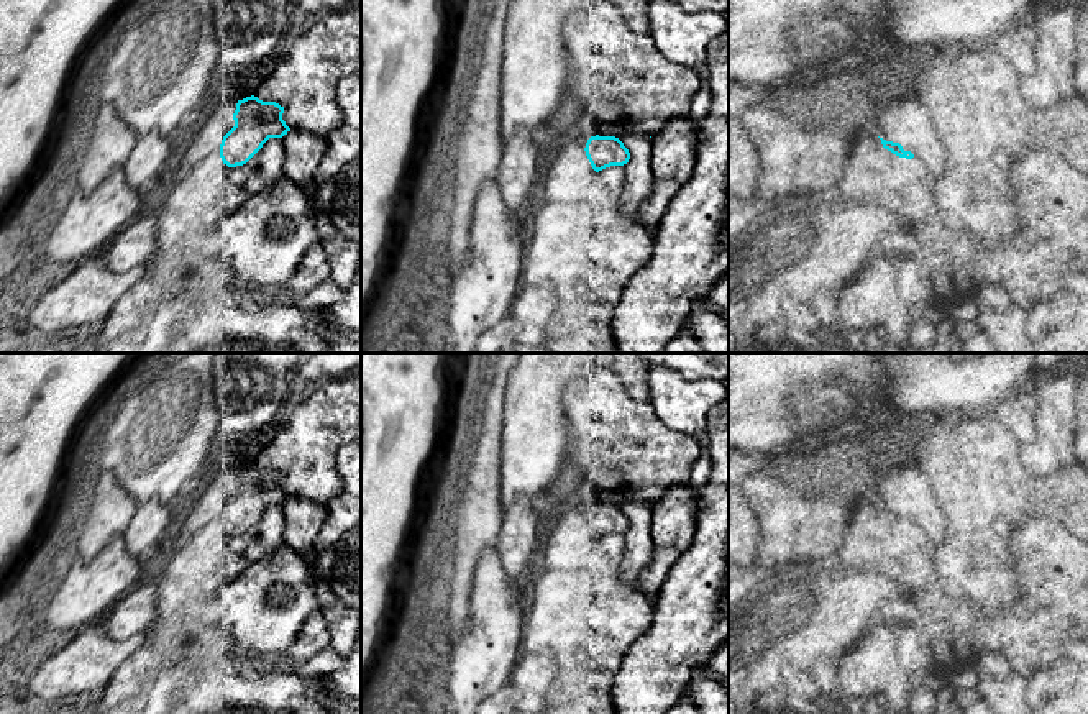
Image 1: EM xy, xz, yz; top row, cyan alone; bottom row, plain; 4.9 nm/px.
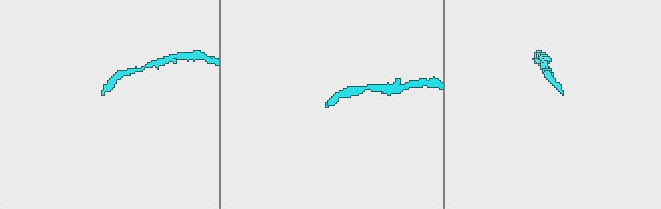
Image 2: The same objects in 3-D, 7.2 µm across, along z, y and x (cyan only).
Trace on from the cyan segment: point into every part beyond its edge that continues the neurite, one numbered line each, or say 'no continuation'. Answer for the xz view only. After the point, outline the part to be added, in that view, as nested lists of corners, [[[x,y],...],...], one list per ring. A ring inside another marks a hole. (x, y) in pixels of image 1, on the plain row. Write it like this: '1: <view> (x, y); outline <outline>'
1: xz (570, 544); outline [[[571,512],[550,533],[545,547],[545,565],[548,570],[581,570],[587,563],[594,543],[596,538],[586,519]]]

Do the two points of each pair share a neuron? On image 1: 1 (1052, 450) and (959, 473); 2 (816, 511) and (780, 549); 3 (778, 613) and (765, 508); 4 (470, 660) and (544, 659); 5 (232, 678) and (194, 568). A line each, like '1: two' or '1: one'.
1: two
2: one
3: two
4: two
5: two

